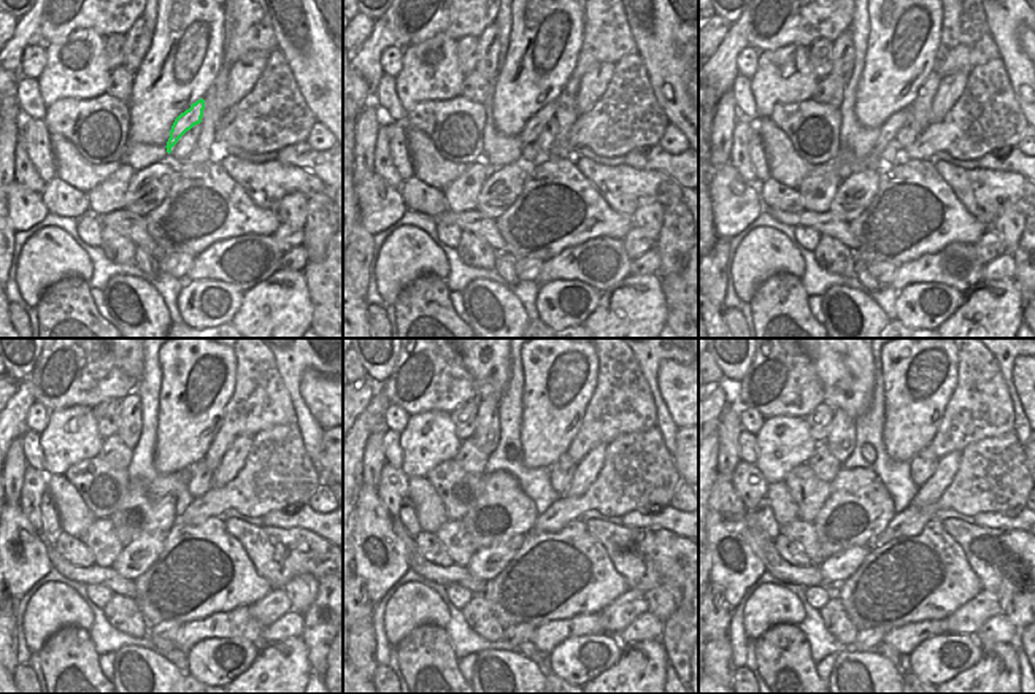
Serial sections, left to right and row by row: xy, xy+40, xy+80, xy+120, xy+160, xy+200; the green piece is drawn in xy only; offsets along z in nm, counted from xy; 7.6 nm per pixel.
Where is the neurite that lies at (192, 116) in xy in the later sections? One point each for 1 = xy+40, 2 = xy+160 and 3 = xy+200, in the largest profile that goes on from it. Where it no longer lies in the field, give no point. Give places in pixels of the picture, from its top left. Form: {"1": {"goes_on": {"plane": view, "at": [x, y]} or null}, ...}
{"1": {"goes_on": {"plane": "xy+40", "at": [537, 123]}}, "2": {"goes_on": {"plane": "xy+160", "at": [500, 510]}}, "3": {"goes_on": {"plane": "xy+200", "at": [858, 510]}}}

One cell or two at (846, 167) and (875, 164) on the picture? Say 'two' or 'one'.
one

